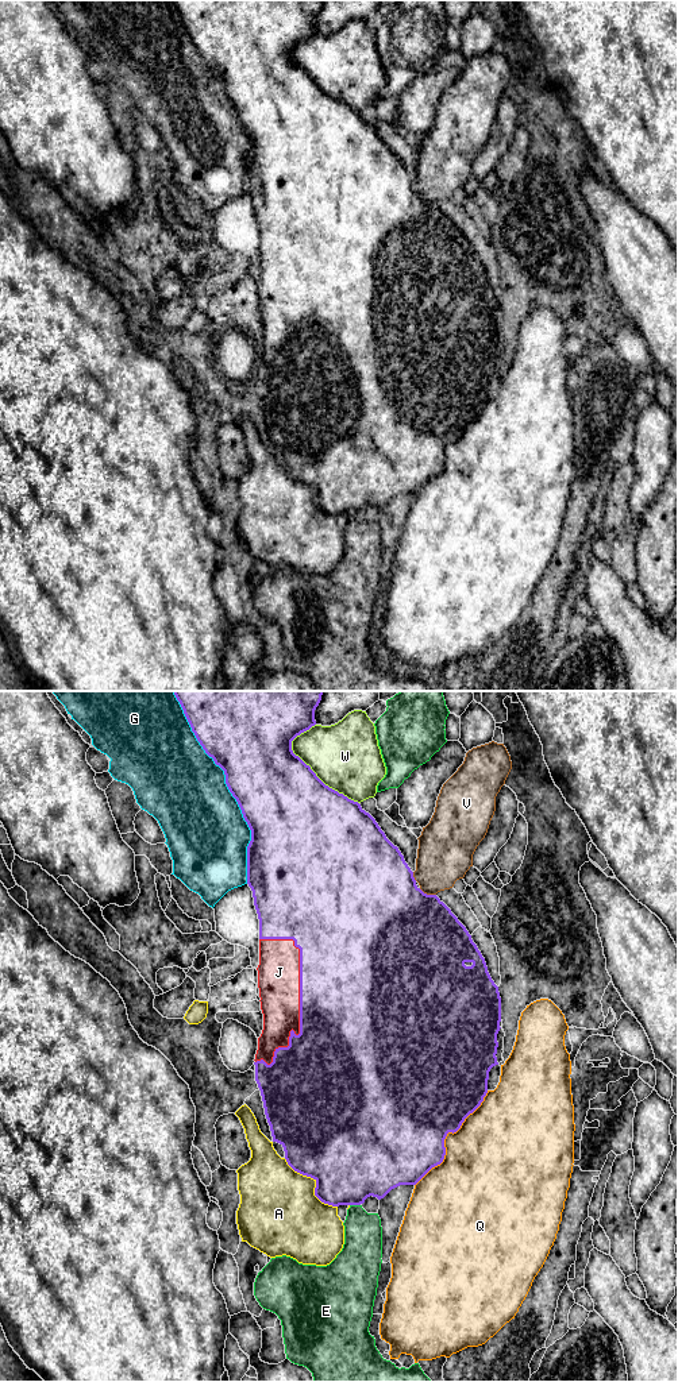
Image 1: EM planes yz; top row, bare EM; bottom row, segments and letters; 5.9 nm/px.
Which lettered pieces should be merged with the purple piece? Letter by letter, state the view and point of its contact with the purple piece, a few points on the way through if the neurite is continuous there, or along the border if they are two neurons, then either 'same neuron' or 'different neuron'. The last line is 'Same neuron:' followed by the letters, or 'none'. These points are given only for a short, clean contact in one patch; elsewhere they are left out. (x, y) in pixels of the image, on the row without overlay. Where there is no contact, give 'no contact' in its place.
A: contact yz (316, 491); different neuron
E: contact yz (355, 513); different neuron
G: contact yz (227, 95); different neuron
J: contact yz (300, 325); same neuron
Q: contact yz (446, 444); different neuron
V: contact yz (426, 203); different neuron
W: contact yz (315, 84); different neuron
Same neuron: J

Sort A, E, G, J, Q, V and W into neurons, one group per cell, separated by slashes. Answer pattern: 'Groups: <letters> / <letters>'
Groups: A / E / G / J / Q / V / W

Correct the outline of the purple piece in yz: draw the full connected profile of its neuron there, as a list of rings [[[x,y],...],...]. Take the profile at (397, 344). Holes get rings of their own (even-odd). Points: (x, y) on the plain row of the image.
[[[173,0],[180,11],[184,23],[194,42],[197,50],[205,62],[213,67],[226,84],[226,93],[236,108],[243,127],[251,139],[251,150],[247,155],[247,193],[253,200],[254,215],[259,228],[259,274],[258,297],[261,306],[261,319],[263,323],[263,339],[258,347],[258,359],[255,363],[255,390],[261,399],[265,424],[270,435],[273,451],[280,452],[285,460],[288,474],[297,482],[311,486],[316,490],[315,505],[324,513],[339,514],[361,514],[370,505],[378,509],[384,507],[392,498],[400,494],[416,494],[432,476],[440,474],[446,464],[444,448],[448,441],[457,441],[465,428],[473,422],[484,410],[488,402],[489,381],[497,371],[497,343],[501,331],[501,306],[498,296],[492,289],[485,267],[473,251],[471,244],[466,236],[458,229],[451,219],[436,205],[424,202],[413,186],[413,181],[404,169],[404,165],[394,155],[381,139],[375,128],[366,121],[358,111],[354,111],[339,103],[338,100],[325,94],[316,82],[292,59],[292,50],[301,42],[309,39],[316,34],[315,19],[321,9],[323,0]]]

